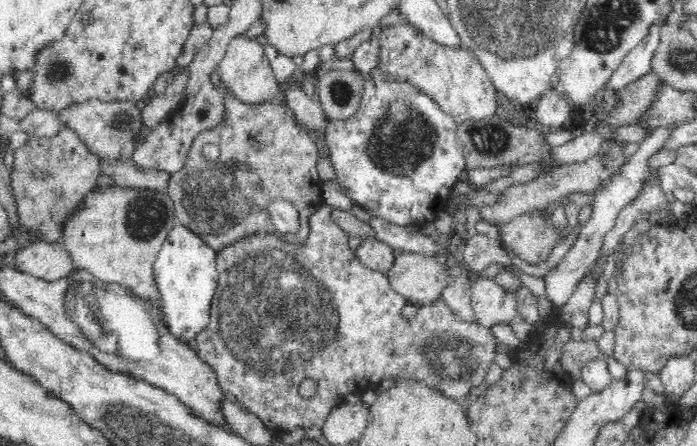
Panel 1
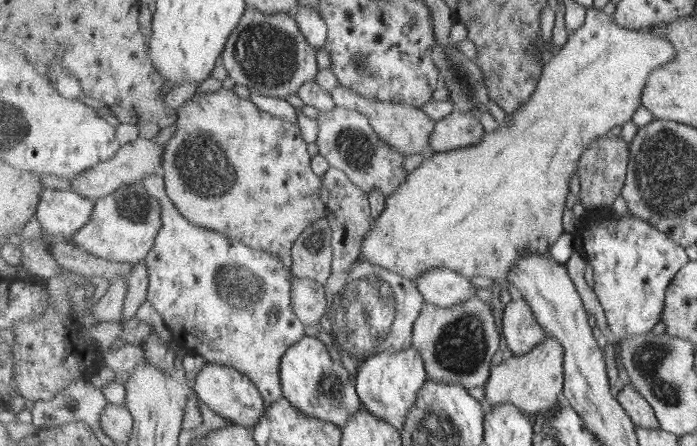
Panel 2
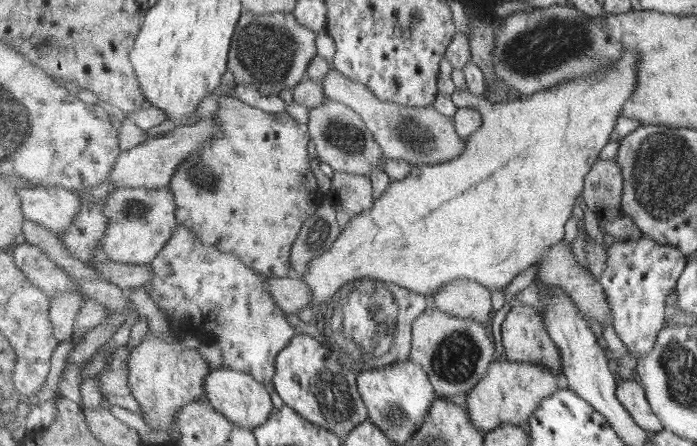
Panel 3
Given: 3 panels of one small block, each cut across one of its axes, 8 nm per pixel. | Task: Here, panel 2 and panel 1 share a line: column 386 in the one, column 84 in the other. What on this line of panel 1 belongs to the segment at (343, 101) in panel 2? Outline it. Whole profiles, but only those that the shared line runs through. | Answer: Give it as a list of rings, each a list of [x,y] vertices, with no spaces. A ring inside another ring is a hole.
[[[90,99],[85,103],[70,104],[69,107],[59,110],[57,117],[62,126],[73,128],[88,148],[106,159],[111,159],[124,151],[127,151],[129,157],[132,134],[139,128],[139,108],[130,102],[110,103],[107,100]]]

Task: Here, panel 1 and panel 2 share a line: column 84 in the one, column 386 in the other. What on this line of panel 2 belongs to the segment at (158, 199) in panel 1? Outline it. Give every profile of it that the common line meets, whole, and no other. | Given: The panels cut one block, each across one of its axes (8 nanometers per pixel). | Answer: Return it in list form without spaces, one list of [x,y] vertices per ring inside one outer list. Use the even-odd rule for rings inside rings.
[[[595,6],[589,7],[583,26],[577,29],[571,36],[568,36],[563,48],[551,57],[550,61],[544,66],[544,72],[538,81],[537,90],[532,94],[528,104],[521,110],[508,113],[510,118],[508,126],[499,125],[494,131],[486,132],[481,142],[477,144],[448,150],[447,152],[432,153],[417,170],[409,174],[403,186],[397,188],[392,195],[388,196],[387,208],[376,220],[373,220],[372,230],[368,235],[365,235],[360,258],[355,264],[367,261],[413,281],[417,281],[417,278],[421,277],[423,273],[427,273],[430,268],[447,267],[452,268],[468,279],[480,276],[493,278],[493,280],[501,282],[509,275],[509,271],[516,266],[522,256],[530,254],[530,252],[548,255],[551,246],[565,232],[565,228],[563,228],[565,202],[567,202],[567,196],[569,196],[571,176],[577,174],[581,156],[596,140],[600,139],[600,136],[610,134],[615,126],[623,127],[625,123],[632,120],[632,116],[642,105],[644,90],[650,76],[657,70],[657,67],[676,59],[675,55],[676,48],[674,44],[671,44],[664,36],[659,36],[652,32],[652,29],[622,27],[620,24],[617,24],[614,15],[607,16],[600,8]]]

